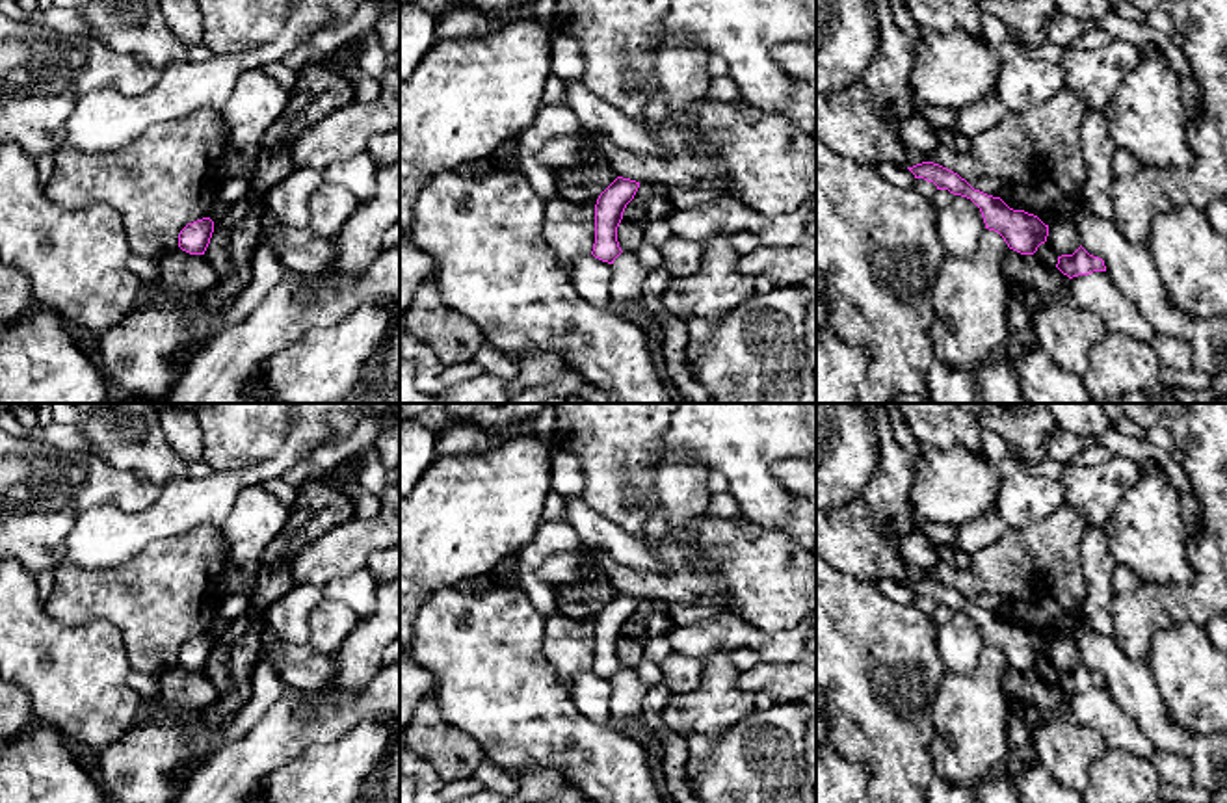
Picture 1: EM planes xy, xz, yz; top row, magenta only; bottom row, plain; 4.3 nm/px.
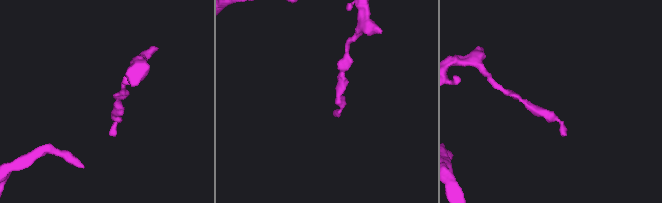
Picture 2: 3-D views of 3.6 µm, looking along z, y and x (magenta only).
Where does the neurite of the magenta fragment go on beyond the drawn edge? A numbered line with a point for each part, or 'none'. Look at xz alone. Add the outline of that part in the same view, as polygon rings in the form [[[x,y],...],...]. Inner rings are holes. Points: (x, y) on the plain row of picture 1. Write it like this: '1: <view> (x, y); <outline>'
none

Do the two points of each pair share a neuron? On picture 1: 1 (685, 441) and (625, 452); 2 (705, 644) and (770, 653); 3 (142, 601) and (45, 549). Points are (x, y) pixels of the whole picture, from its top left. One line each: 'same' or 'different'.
1: different
2: same
3: different

